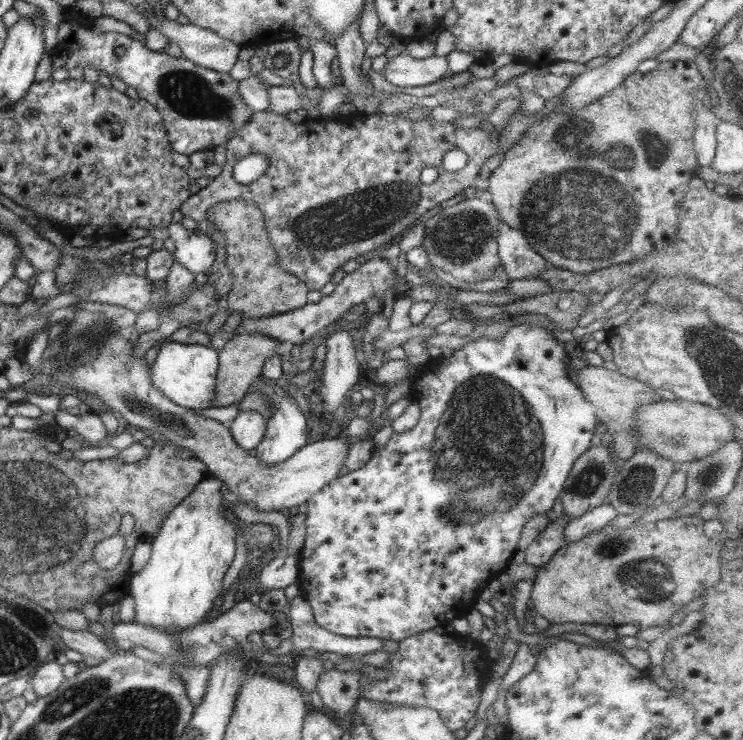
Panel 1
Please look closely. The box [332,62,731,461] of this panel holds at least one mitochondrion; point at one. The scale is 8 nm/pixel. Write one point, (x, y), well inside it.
(592, 218)

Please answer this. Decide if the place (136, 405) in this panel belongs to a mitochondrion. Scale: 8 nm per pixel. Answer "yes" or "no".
yes

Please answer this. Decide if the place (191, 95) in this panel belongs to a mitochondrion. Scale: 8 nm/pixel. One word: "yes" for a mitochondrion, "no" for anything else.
yes

